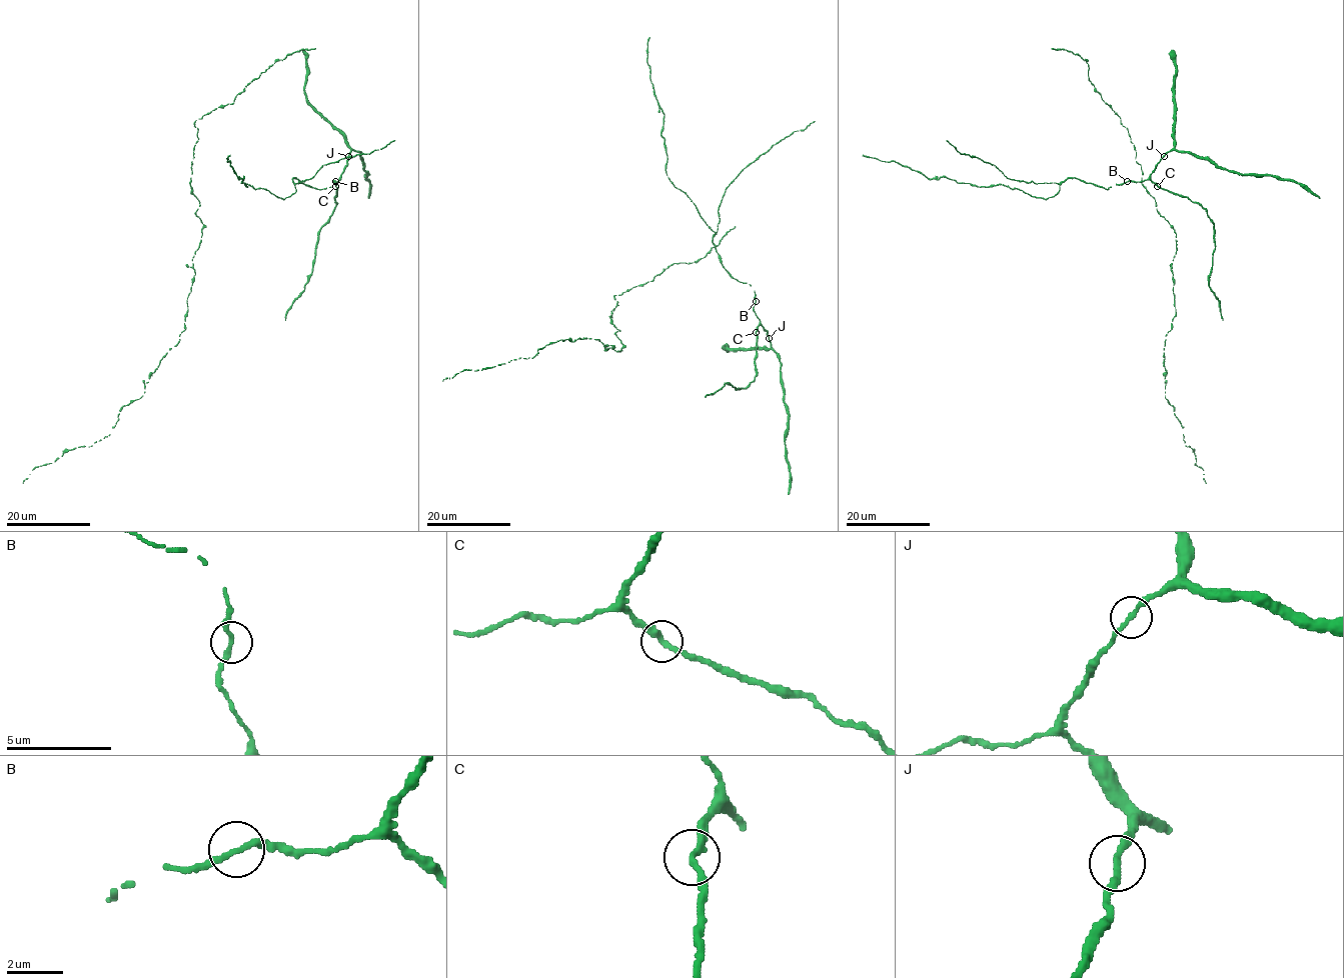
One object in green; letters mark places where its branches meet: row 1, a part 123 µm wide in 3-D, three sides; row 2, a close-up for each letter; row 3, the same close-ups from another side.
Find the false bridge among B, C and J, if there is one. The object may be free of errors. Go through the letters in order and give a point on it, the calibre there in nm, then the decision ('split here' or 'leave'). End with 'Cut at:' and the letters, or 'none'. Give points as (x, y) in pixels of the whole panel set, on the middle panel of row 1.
B: at (756, 301); 240 nm thick; leave
C: at (756, 332); 280 nm thick; leave
J: at (769, 338); 240 nm thick; leave
Cut at: none

